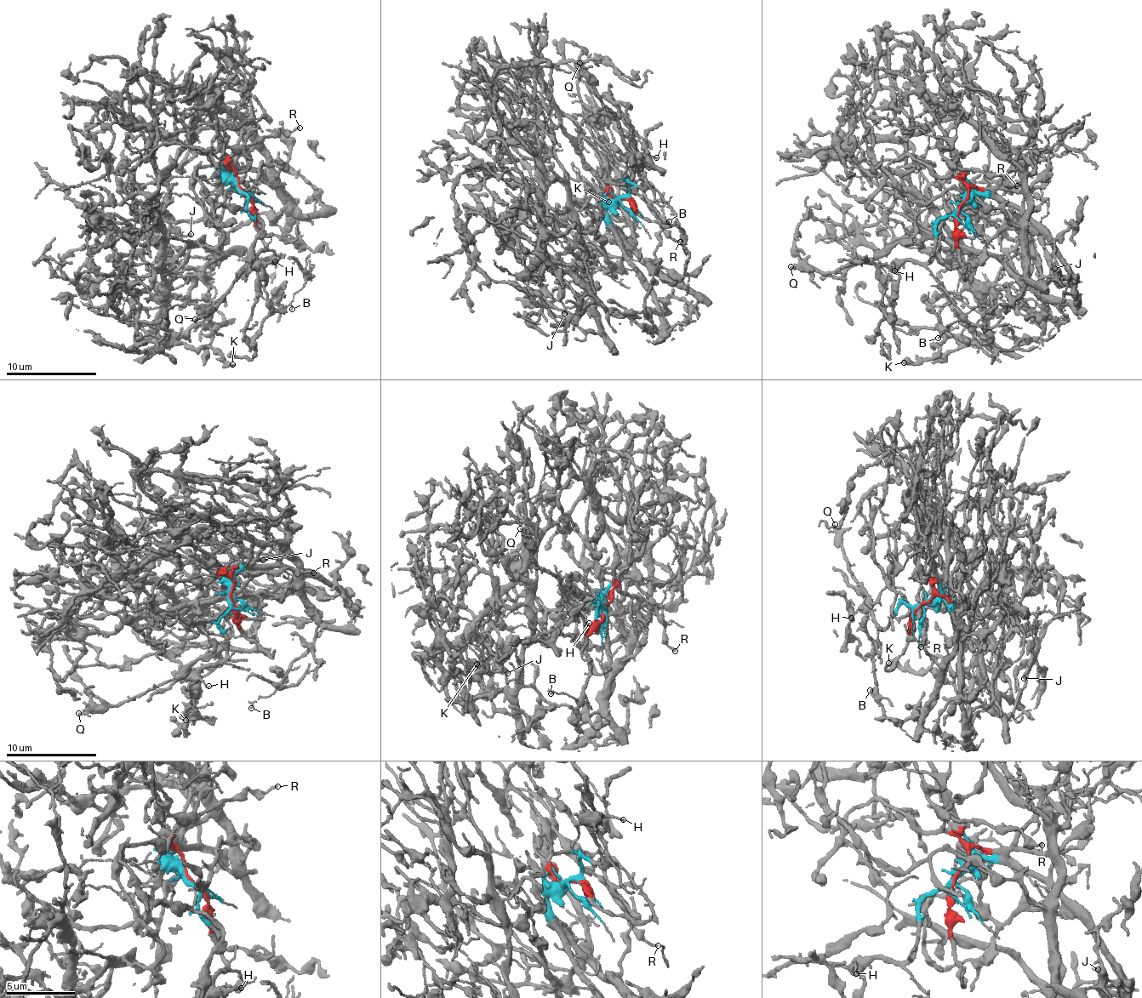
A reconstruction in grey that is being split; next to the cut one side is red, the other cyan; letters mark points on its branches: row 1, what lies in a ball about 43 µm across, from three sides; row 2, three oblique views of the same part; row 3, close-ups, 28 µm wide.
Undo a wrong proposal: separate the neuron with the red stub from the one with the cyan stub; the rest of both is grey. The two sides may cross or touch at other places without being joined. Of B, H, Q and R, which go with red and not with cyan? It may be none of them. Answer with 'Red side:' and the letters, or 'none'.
Red side: R

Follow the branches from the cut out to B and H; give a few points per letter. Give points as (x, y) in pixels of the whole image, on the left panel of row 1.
B: (242, 190), (261, 238), (271, 250), (280, 258), (294, 259), (304, 275), (305, 282), (294, 296), (291, 310)
H: (242, 190), (264, 247), (258, 259), (276, 262)

